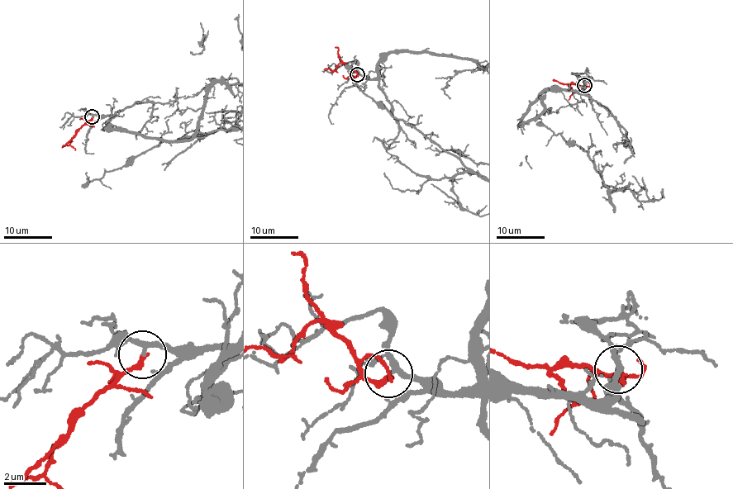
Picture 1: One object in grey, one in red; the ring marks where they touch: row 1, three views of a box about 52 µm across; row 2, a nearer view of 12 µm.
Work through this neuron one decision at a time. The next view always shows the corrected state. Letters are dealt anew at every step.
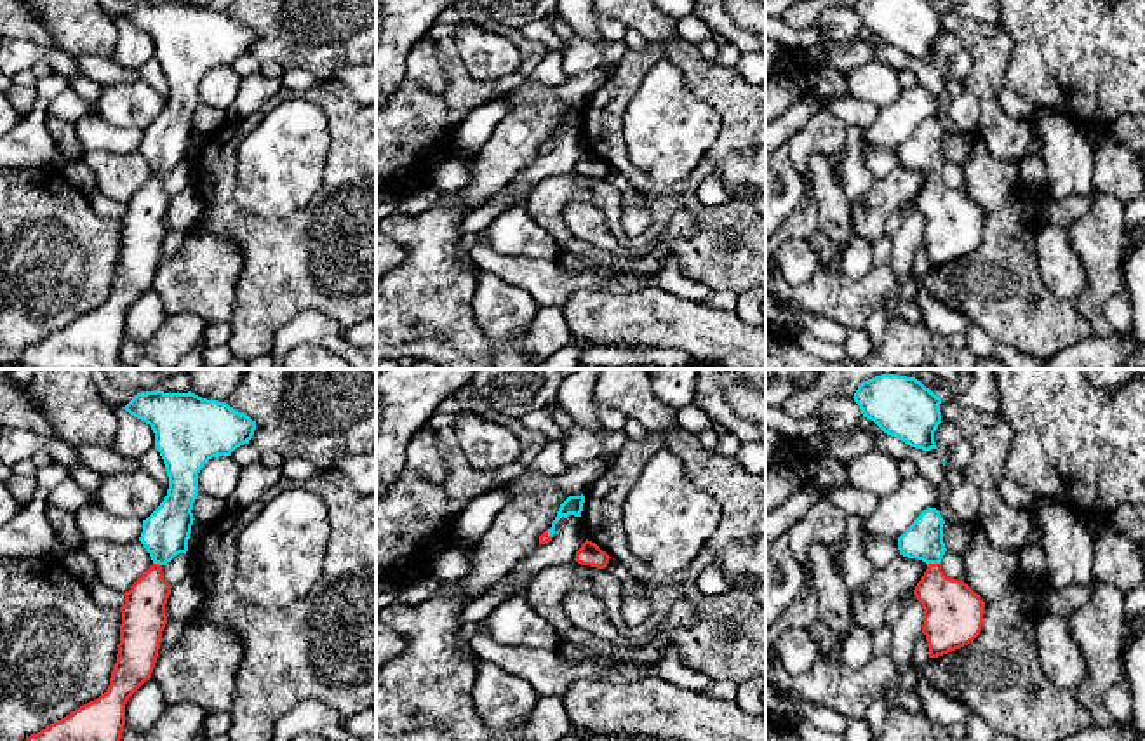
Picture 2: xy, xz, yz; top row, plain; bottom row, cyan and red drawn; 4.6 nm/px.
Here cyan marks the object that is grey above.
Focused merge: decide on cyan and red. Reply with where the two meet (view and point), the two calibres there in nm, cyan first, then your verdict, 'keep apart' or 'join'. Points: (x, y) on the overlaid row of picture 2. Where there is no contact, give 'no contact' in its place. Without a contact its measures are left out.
yz (933, 562) | 180/280 nm | join

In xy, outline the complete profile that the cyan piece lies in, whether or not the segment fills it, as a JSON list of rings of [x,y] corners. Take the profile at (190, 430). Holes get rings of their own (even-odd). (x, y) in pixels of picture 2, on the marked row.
[[[191,391],[137,393],[122,409],[151,426],[155,449],[169,477],[167,496],[143,520],[139,537],[153,565],[124,593],[118,654],[106,692],[26,741],[122,739],[125,704],[151,678],[158,658],[167,624],[165,604],[172,588],[164,579],[162,567],[188,551],[198,473],[209,459],[231,456],[237,447],[249,444],[256,430],[249,416],[226,402],[207,400]]]

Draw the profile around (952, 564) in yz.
[[[945,551],[940,565],[947,577],[964,581],[966,571],[962,553]]]

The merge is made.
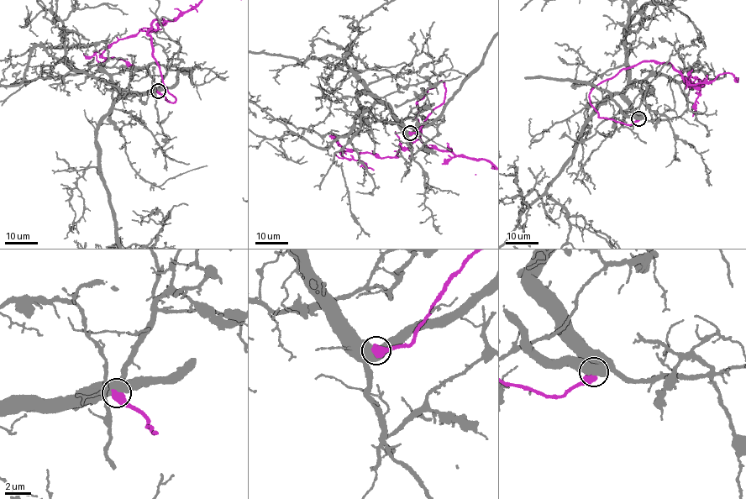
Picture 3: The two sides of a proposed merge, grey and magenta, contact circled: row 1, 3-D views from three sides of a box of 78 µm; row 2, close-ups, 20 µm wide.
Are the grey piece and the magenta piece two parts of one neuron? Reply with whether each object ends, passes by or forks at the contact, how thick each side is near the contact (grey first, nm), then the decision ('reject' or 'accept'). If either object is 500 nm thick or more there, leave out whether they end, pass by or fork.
600/650 nm | reject

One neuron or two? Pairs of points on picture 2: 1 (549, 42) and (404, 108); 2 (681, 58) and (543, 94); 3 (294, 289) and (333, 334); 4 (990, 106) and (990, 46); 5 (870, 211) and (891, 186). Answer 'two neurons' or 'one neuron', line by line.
1: two neurons
2: two neurons
3: two neurons
4: one neuron
5: one neuron

